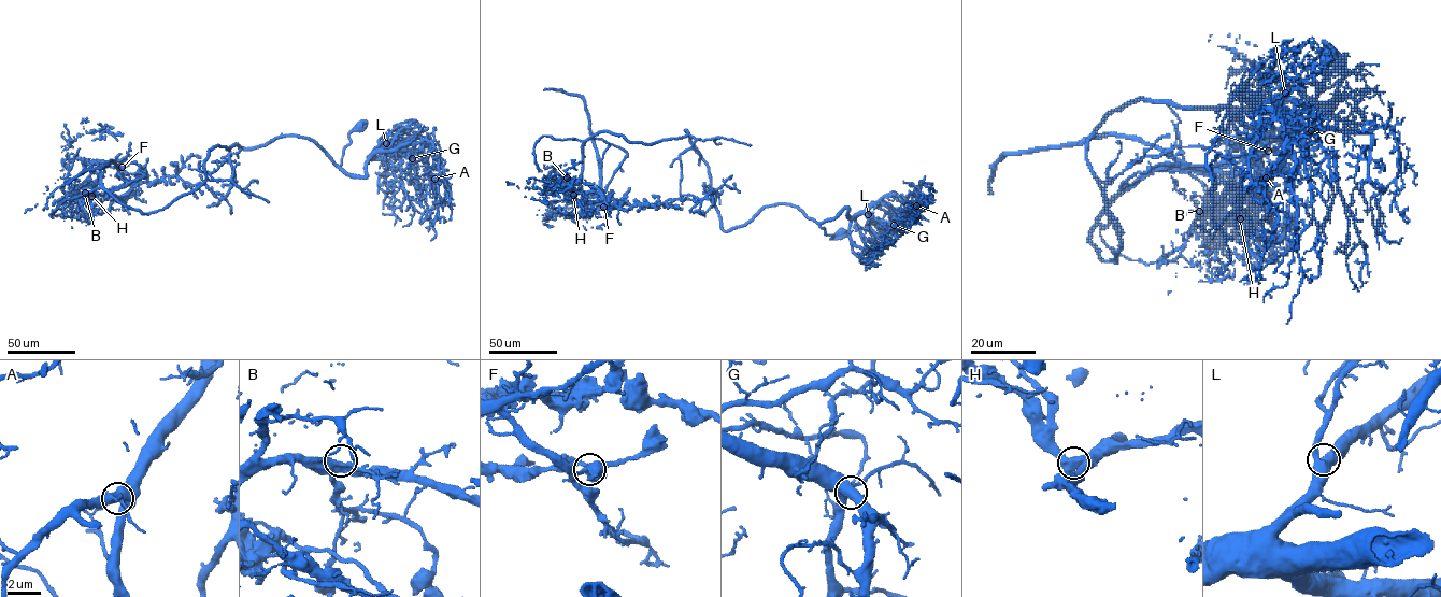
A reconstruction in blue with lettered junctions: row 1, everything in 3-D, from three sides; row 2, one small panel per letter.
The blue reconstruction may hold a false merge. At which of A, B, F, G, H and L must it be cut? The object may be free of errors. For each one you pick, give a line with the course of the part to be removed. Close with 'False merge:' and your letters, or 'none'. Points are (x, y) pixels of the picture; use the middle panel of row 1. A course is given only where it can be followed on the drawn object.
F: (603, 207), (630, 207), (572, 180), (536, 180), (547, 207), (578, 215), (556, 216)
False merge: F

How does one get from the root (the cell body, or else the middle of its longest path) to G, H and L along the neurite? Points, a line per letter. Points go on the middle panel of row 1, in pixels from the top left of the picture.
G: (840, 233), (830, 239), (819, 225), (845, 208), (851, 216), (865, 213), (894, 225)
H: (840, 233), (830, 239), (790, 204), (725, 231), (708, 165), (686, 130), (650, 144), (593, 134), (573, 195)
L: (840, 233), (830, 239), (819, 225), (845, 208), (851, 216), (868, 214)

